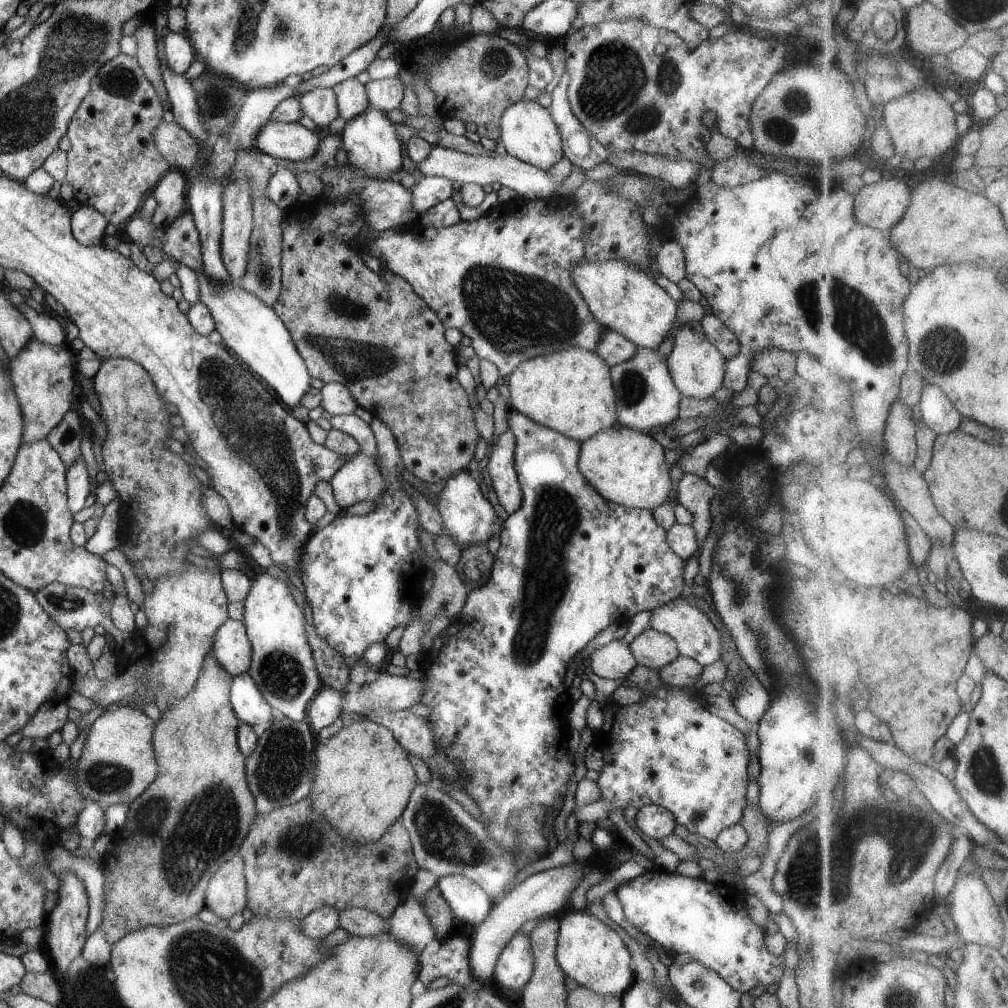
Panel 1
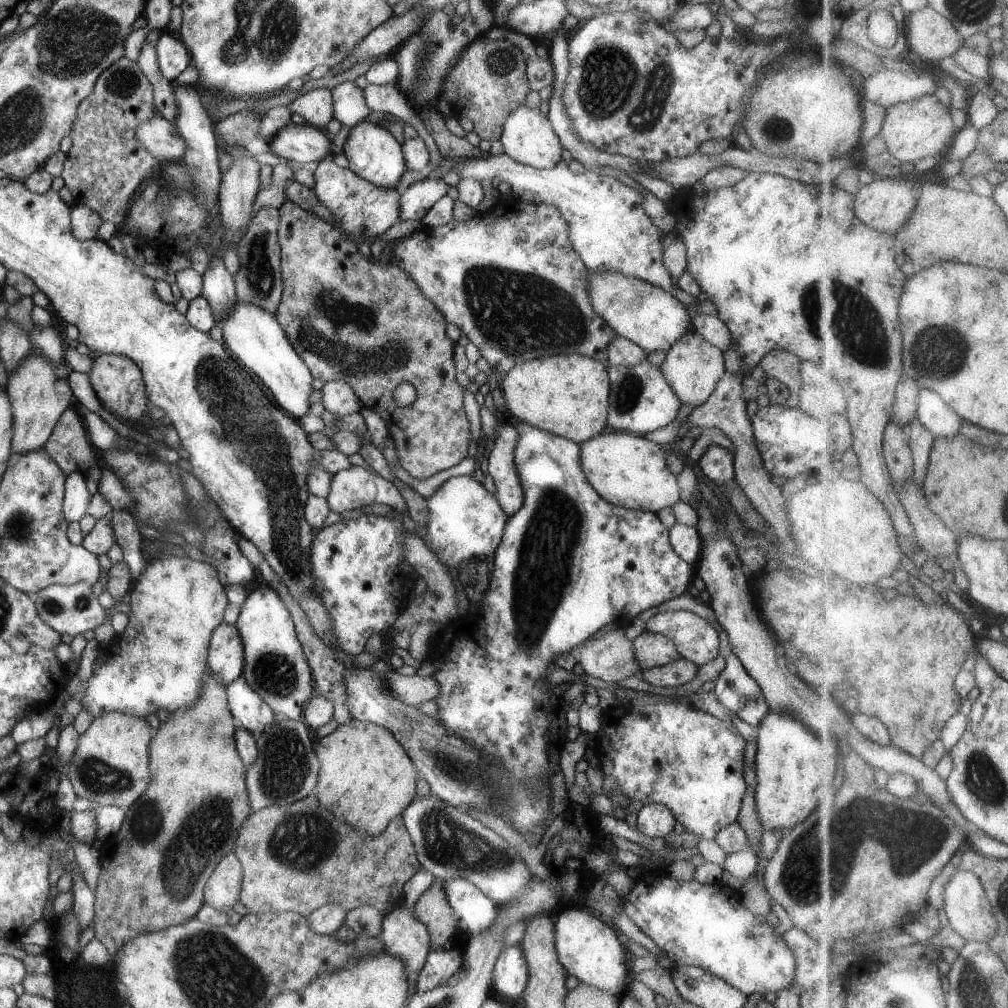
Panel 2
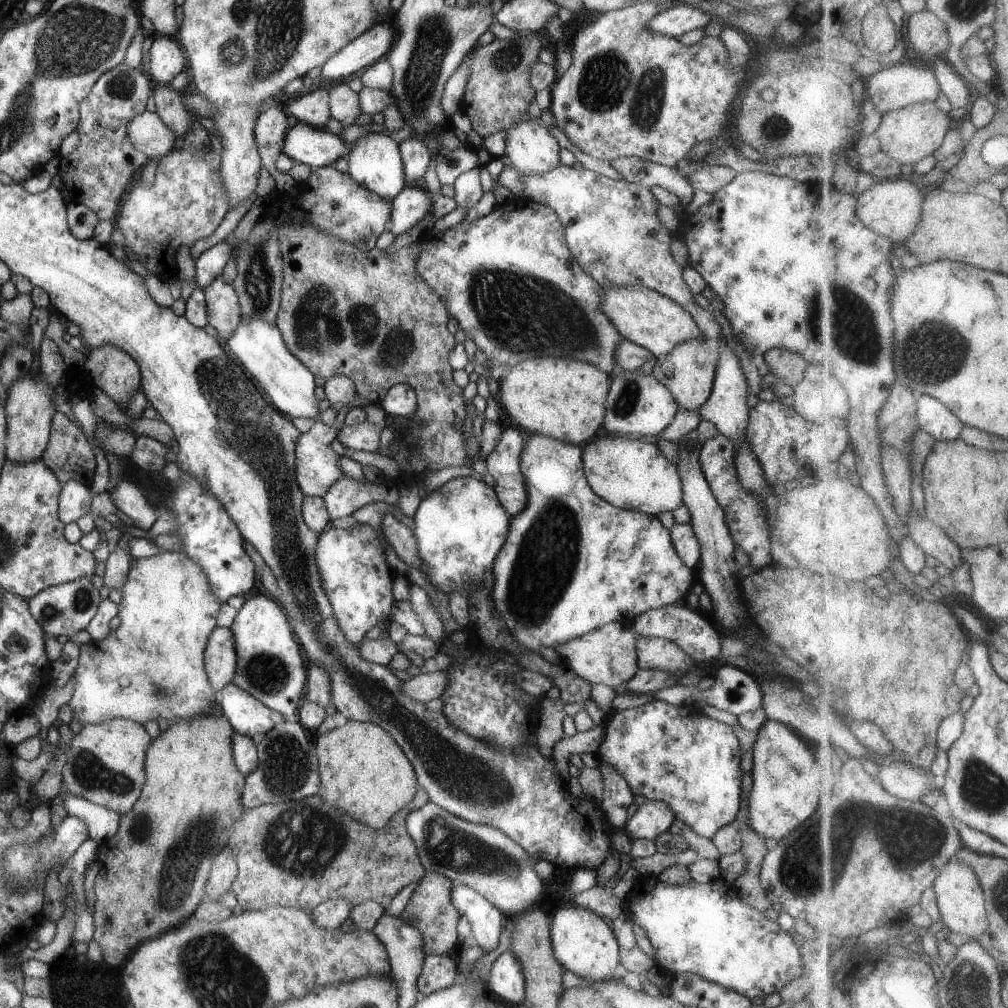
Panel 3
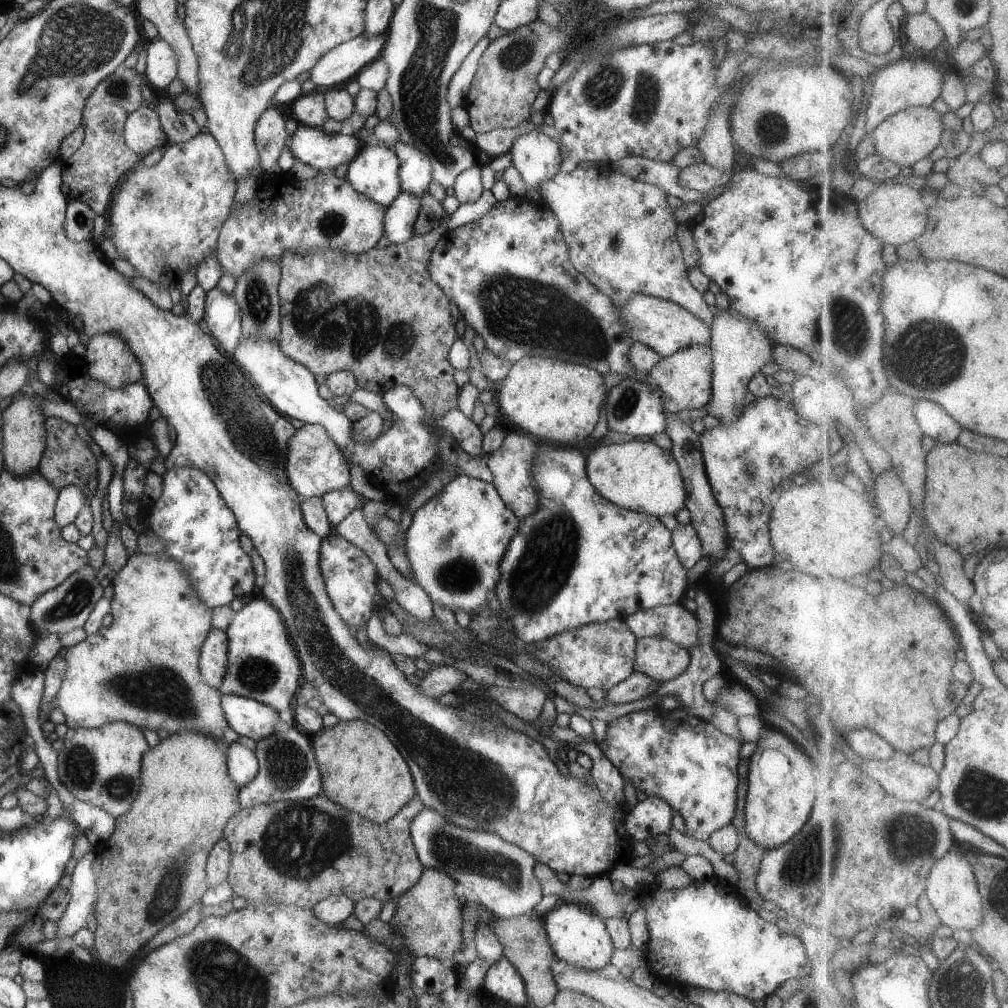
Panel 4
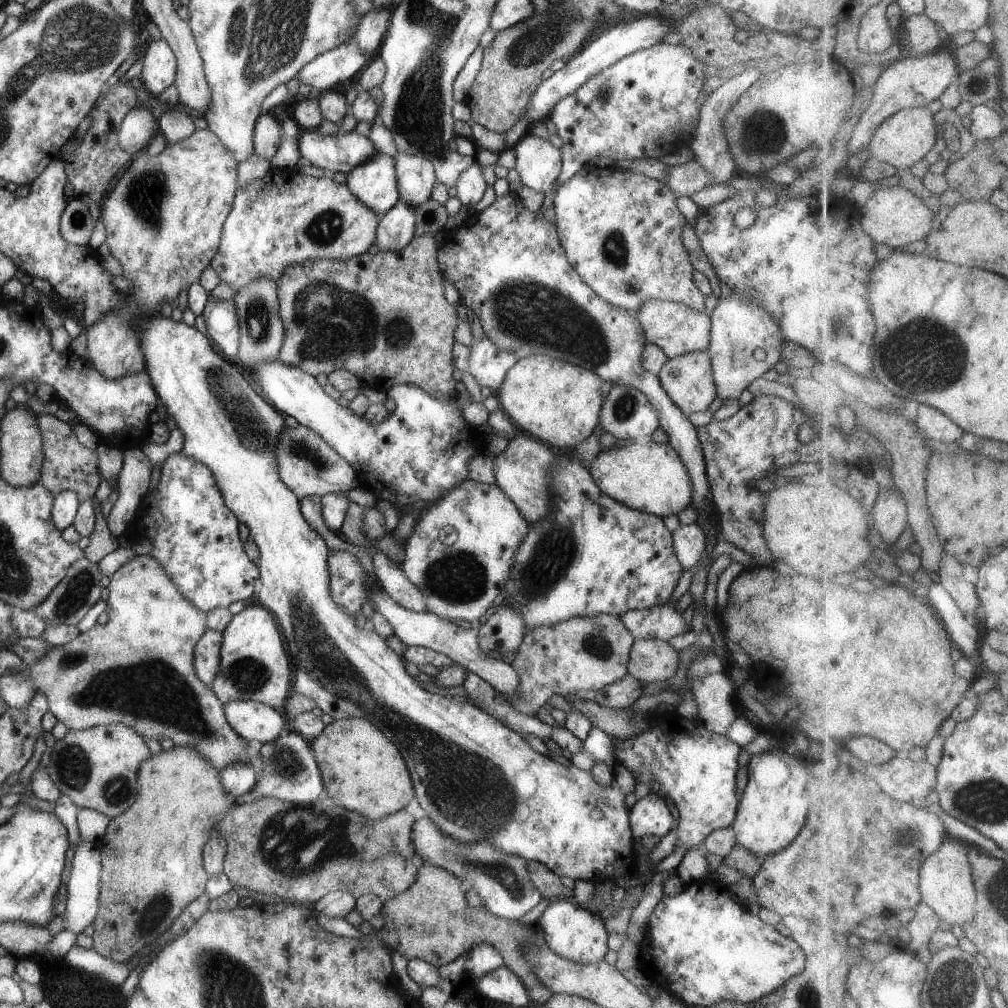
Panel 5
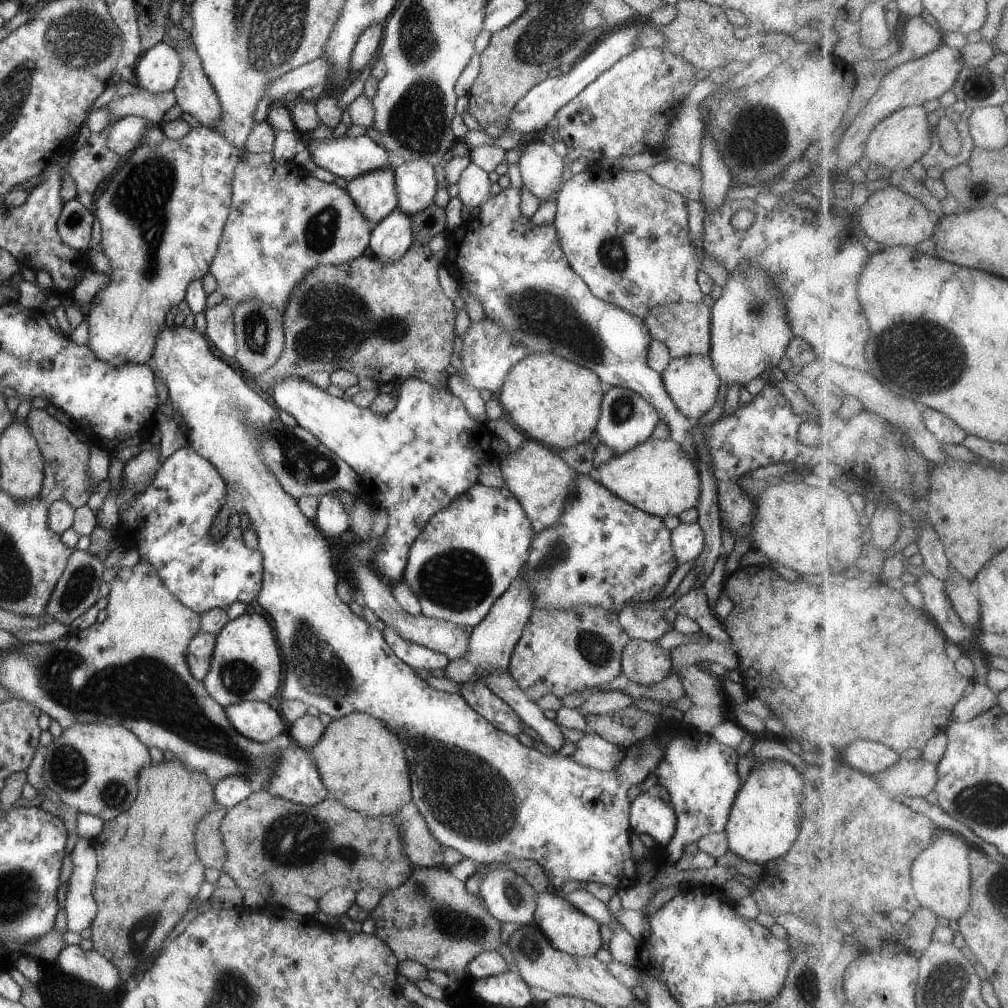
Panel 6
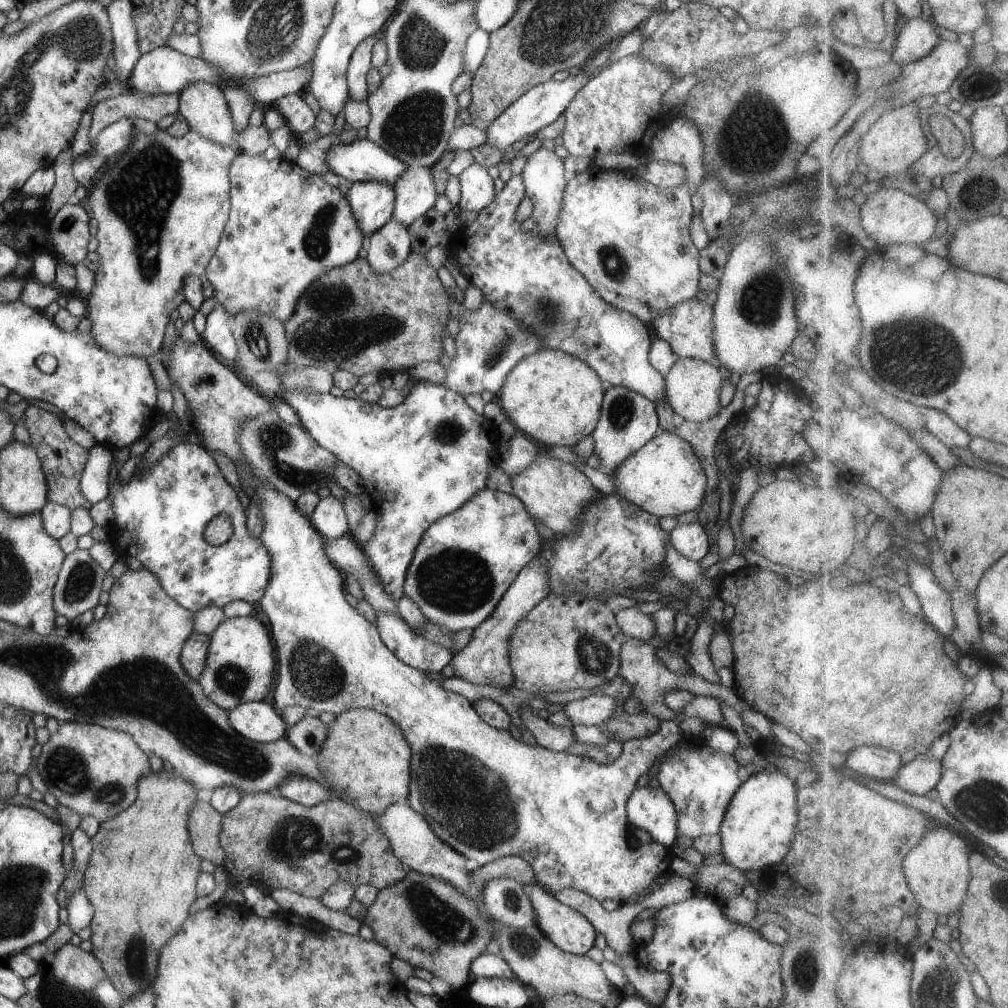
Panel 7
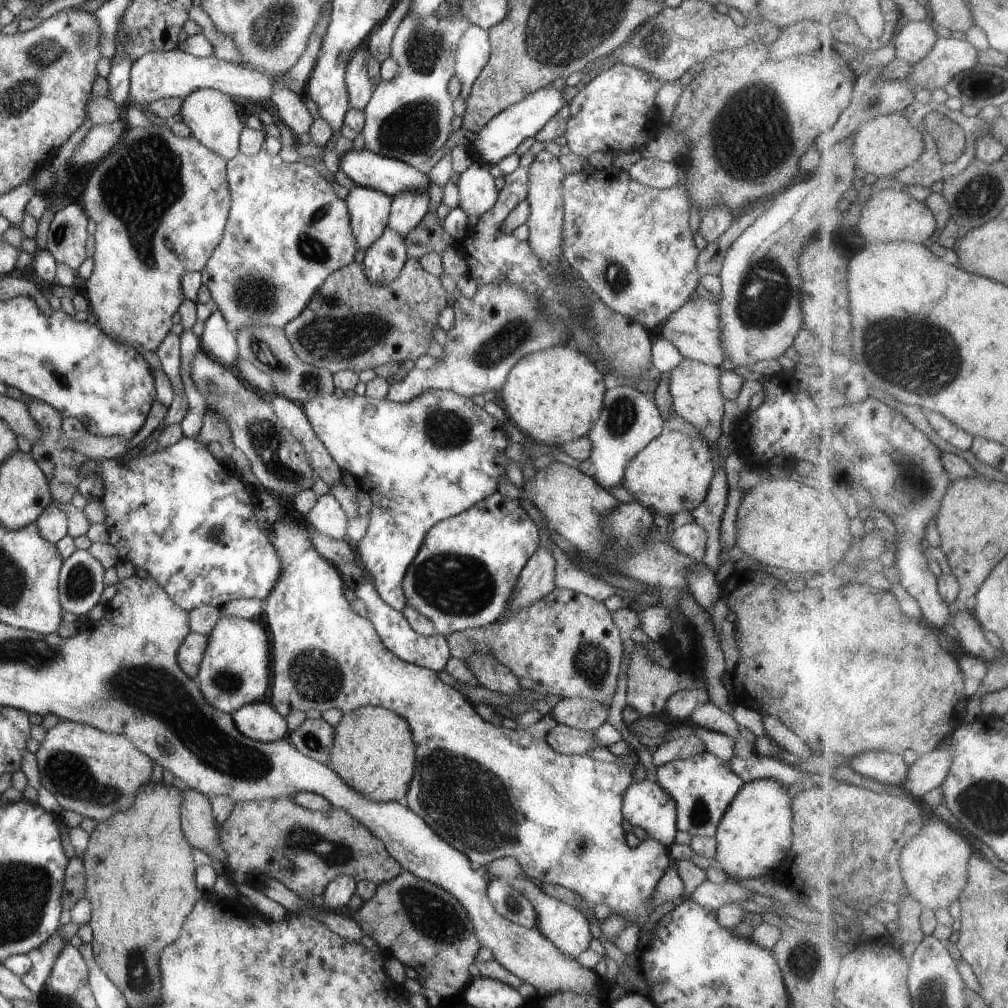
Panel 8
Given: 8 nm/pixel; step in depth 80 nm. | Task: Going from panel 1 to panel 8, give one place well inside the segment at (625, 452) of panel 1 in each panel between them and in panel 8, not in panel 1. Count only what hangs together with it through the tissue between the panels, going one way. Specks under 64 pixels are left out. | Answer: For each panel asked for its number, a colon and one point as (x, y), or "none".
2: (627, 470)
3: (630, 474)
4: (640, 476)
5: (648, 477)
6: (657, 477)
7: (665, 478)
8: (672, 474)

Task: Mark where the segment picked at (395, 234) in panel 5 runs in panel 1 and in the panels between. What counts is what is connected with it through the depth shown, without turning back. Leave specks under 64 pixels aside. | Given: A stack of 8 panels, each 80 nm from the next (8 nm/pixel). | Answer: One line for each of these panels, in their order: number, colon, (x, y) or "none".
1: (430, 190)
2: (420, 197)
3: (409, 207)
4: (400, 217)

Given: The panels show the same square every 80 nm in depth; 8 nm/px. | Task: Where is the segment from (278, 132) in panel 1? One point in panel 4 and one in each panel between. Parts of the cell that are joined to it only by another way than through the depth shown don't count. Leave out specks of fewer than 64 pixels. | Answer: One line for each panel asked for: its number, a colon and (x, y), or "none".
2: (299, 144)
3: (316, 148)
4: (325, 152)

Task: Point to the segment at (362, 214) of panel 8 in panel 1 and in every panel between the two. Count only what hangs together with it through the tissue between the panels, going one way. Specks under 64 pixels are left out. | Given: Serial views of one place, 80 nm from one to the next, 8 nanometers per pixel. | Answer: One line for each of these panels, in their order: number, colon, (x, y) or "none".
1: (371, 141)
2: (374, 154)
3: (375, 163)
4: (374, 172)
5: (374, 183)
6: (374, 194)
7: (372, 202)

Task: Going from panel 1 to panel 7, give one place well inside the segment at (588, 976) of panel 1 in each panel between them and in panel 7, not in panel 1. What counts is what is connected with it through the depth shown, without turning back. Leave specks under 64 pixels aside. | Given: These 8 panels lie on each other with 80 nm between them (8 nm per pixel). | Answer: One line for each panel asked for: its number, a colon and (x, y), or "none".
2: (587, 948)
3: (584, 943)
4: (576, 934)
5: (574, 933)
6: (566, 928)
7: (571, 932)

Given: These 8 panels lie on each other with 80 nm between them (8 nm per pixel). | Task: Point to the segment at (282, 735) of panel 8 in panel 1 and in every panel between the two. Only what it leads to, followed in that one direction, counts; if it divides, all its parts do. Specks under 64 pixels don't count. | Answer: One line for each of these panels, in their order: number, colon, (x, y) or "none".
1: (249, 705)
2: (250, 712)
3: (247, 716)
4: (247, 717)
5: (251, 720)
6: (255, 720)
7: (258, 721)

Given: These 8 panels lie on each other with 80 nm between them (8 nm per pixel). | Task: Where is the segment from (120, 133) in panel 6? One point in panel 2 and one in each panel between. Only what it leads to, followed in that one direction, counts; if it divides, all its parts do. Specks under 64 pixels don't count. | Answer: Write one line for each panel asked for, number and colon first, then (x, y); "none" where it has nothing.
2: (161, 138)
3: (147, 133)
4: (142, 132)
5: (139, 126)

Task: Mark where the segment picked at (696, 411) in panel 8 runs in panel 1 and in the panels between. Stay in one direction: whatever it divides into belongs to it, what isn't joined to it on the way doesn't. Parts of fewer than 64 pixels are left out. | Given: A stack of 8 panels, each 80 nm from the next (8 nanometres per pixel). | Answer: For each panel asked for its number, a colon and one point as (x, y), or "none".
1: (698, 368)
2: (692, 367)
3: (687, 372)
4: (684, 378)
5: (687, 379)
6: (691, 382)
7: (692, 386)

